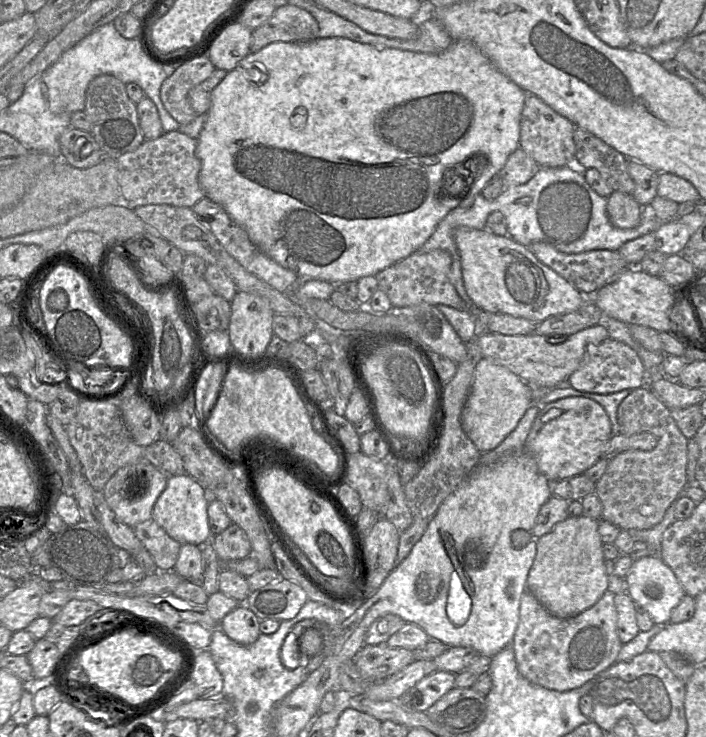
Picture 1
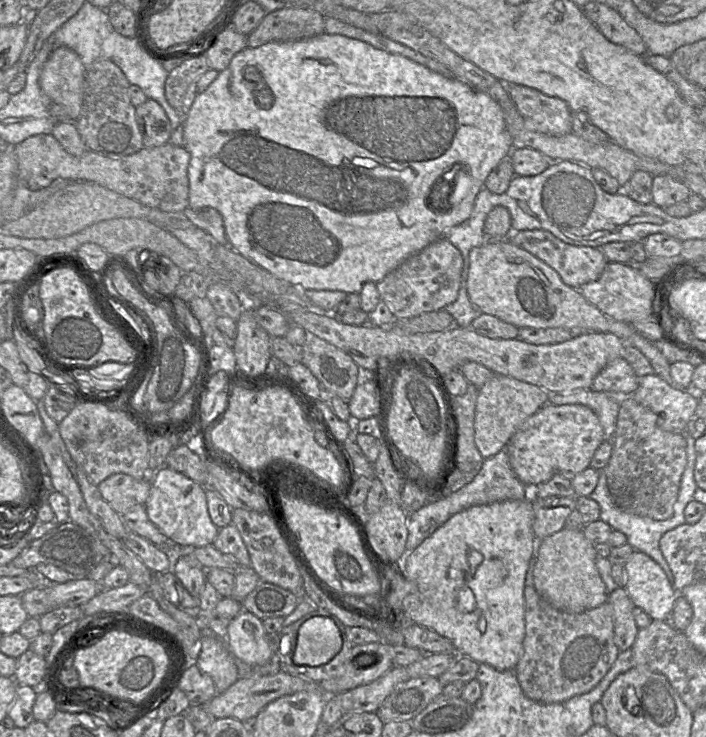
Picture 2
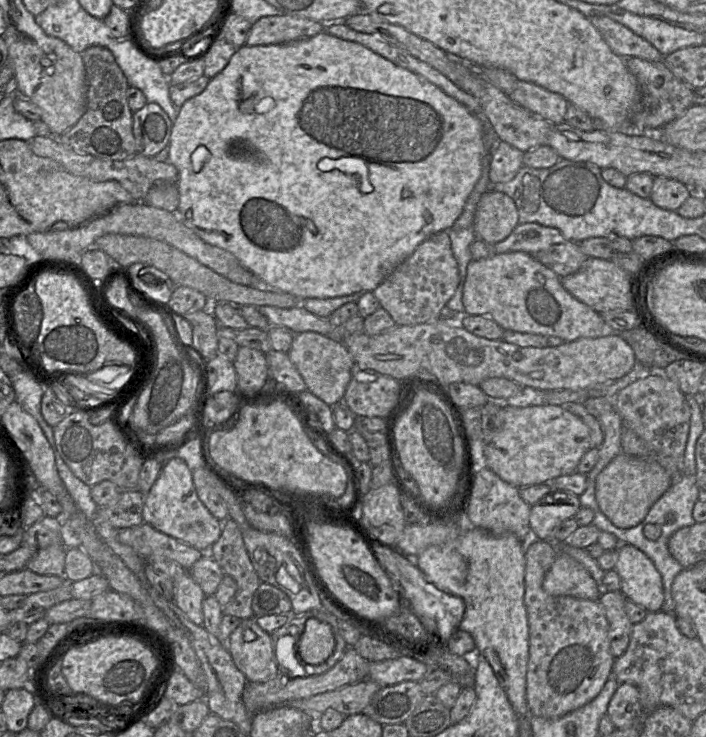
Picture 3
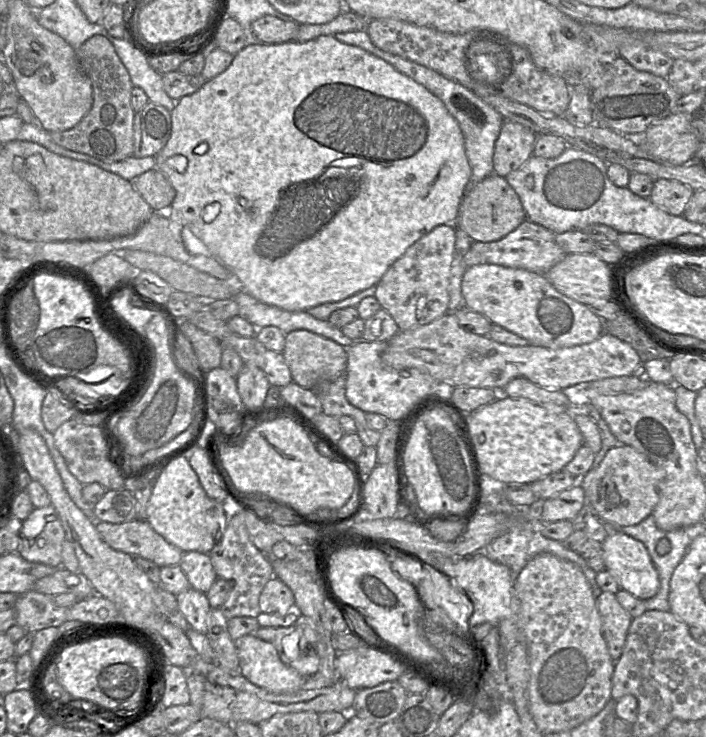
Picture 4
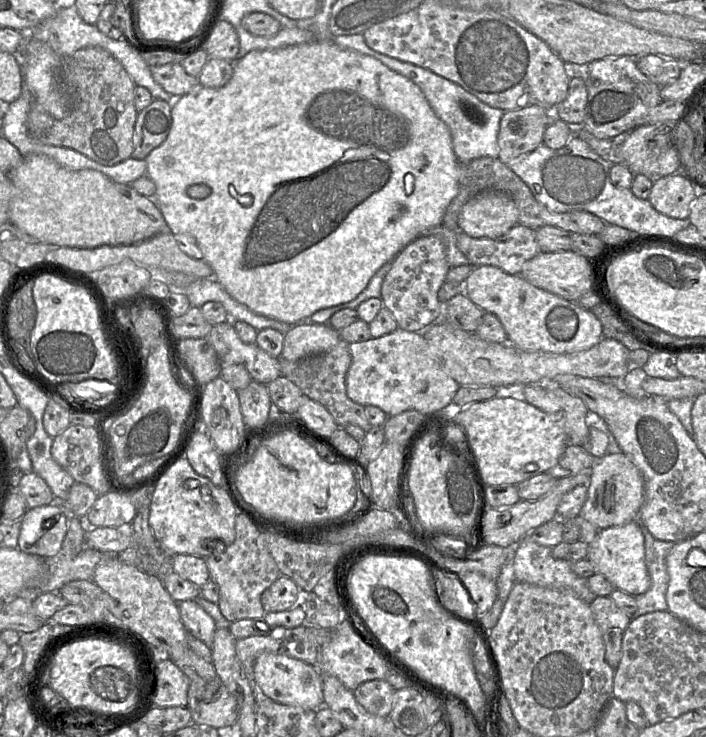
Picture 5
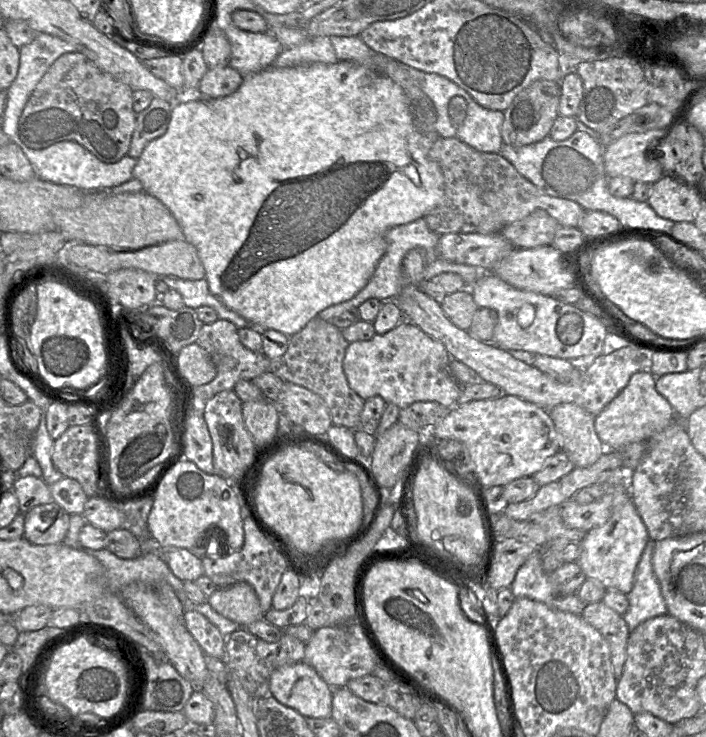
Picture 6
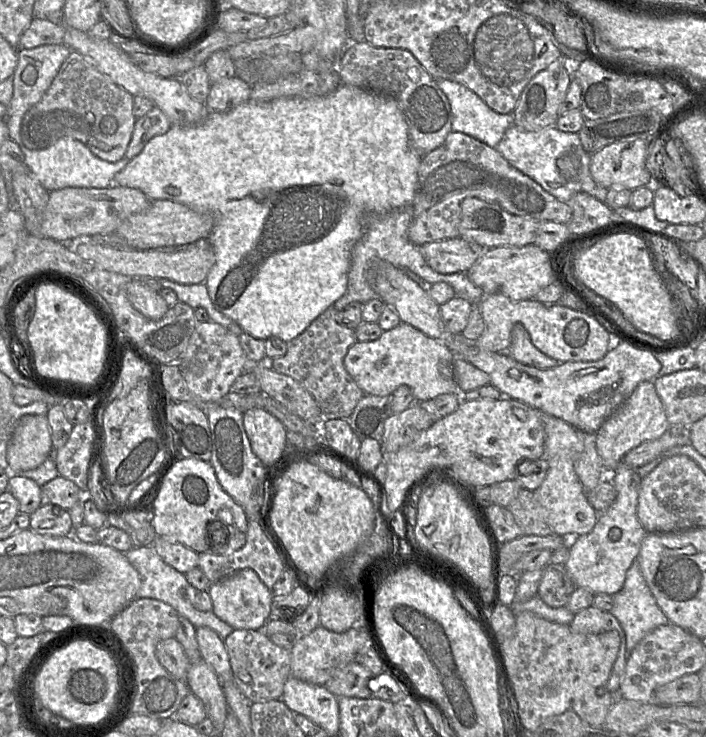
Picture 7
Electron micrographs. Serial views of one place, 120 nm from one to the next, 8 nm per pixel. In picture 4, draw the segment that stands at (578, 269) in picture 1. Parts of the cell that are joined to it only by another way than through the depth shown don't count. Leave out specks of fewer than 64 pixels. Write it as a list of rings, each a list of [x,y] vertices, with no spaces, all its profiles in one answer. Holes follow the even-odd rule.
[[[526,218],[502,239],[493,242],[472,242],[470,249],[481,255],[487,264],[520,268],[541,274],[545,274],[566,256],[564,250],[556,243],[555,234],[552,231]]]

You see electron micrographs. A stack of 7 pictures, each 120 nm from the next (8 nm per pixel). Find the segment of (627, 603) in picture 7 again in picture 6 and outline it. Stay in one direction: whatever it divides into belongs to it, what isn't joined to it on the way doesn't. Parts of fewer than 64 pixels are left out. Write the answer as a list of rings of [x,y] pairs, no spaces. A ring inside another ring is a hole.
[[[649,540],[637,564],[634,585],[627,594],[629,607],[622,615],[629,631],[642,622],[668,613],[660,585],[653,571],[652,556],[655,542]]]

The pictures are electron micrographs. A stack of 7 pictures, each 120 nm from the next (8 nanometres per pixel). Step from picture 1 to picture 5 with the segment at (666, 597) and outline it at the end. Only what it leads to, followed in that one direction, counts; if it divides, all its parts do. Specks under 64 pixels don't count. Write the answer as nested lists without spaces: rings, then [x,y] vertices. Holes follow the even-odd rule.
[[[639,520],[621,526],[599,530],[596,538],[588,546],[587,559],[594,565],[596,573],[608,579],[615,589],[633,597],[645,593],[651,586],[645,562],[644,535]]]

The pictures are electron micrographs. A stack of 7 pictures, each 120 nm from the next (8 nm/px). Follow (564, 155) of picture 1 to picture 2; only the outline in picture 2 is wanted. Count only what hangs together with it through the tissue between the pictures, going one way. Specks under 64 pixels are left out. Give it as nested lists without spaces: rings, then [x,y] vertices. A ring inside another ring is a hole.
[[[507,85],[507,91],[529,130],[561,136],[572,130],[572,111],[557,97],[523,85]]]

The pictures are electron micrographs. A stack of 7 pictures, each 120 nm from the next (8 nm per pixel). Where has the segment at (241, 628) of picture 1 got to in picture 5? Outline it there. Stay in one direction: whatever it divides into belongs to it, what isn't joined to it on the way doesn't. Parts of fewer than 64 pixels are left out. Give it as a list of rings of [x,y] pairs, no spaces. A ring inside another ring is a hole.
[[[263,652],[254,663],[254,686],[260,698],[277,703],[317,711],[324,706],[322,676],[316,665],[273,652]]]

